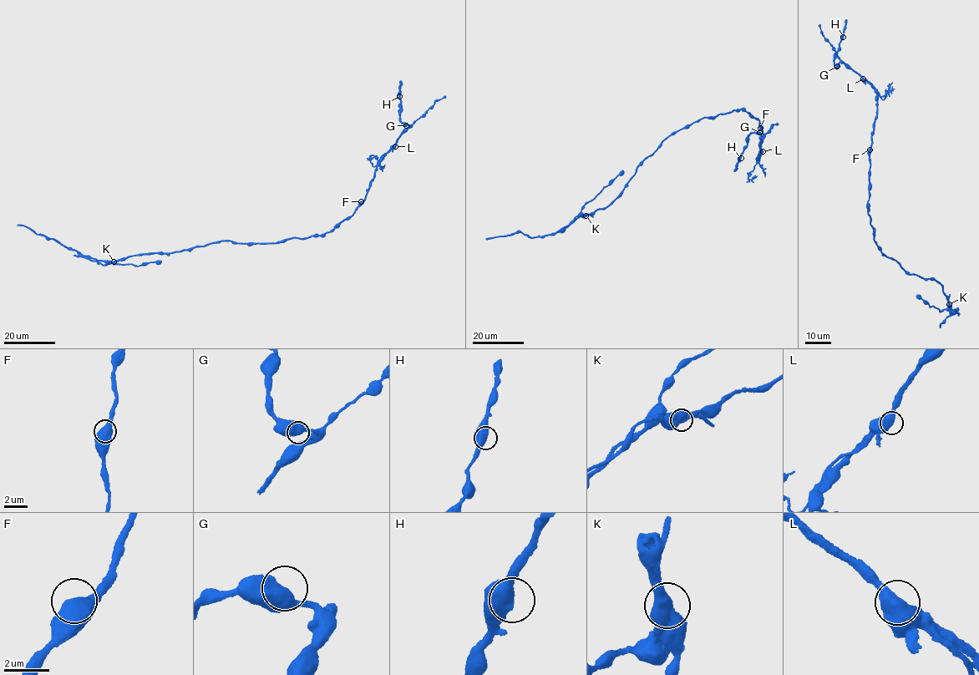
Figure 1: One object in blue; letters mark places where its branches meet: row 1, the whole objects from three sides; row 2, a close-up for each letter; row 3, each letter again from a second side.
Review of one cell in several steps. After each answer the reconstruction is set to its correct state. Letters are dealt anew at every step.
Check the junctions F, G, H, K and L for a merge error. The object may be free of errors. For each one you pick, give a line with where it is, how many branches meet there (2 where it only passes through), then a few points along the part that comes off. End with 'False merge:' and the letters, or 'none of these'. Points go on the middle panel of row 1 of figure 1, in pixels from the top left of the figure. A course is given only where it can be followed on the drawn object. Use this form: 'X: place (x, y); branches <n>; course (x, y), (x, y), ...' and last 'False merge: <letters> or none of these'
K: place (585, 215); branches 2; course (585, 215), (578, 215), (569, 224), (550, 235)
False merge: K

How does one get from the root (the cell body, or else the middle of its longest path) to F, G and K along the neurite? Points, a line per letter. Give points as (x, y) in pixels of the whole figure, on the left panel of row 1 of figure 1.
F: (270, 243), (325, 234), (352, 215), (361, 201)
G: (270, 243), (325, 234), (352, 215), (364, 199), (377, 162), (410, 125), (406, 125)
K: (270, 243), (220, 241), (168, 254), (134, 255), (114, 261)

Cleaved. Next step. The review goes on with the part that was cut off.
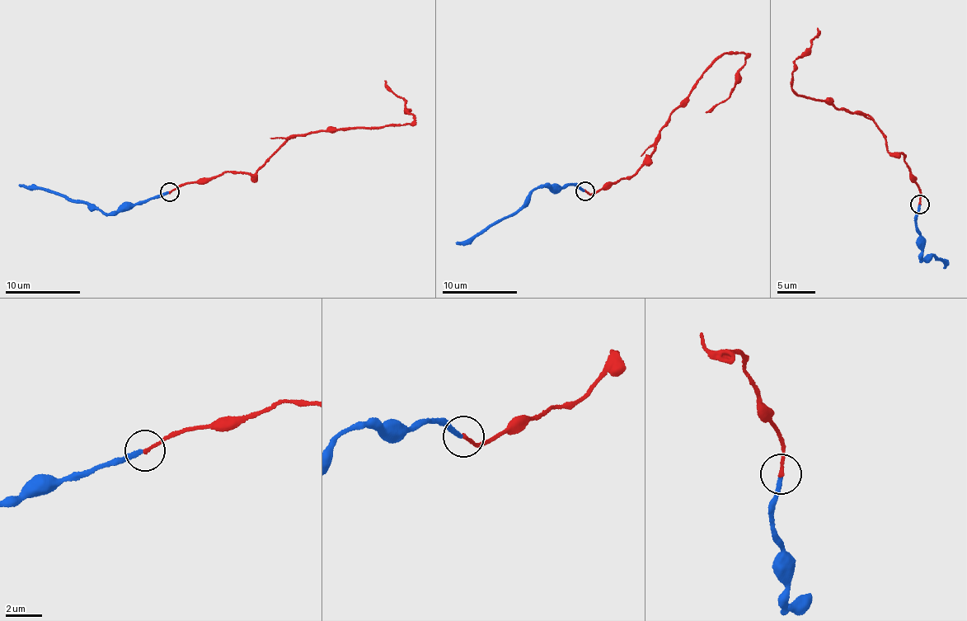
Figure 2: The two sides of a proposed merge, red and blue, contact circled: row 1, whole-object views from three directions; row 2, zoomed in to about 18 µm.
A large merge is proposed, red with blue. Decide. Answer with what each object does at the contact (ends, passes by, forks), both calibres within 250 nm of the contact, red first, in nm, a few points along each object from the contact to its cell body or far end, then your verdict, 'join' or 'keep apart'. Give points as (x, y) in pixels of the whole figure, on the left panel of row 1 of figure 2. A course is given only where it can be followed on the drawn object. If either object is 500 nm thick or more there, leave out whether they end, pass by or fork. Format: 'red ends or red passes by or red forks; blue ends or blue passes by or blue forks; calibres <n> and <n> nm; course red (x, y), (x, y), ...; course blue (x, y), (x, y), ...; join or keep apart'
red ends; blue ends; calibres 180 and 240 nm; course red (169, 193), (231, 171), (255, 173), (292, 134), (330, 127), (403, 126), (415, 115), (385, 80); course blue (167, 192), (134, 205), (128, 203), (118, 212), (105, 213), (80, 200), (37, 186), (18, 185); keep apart

